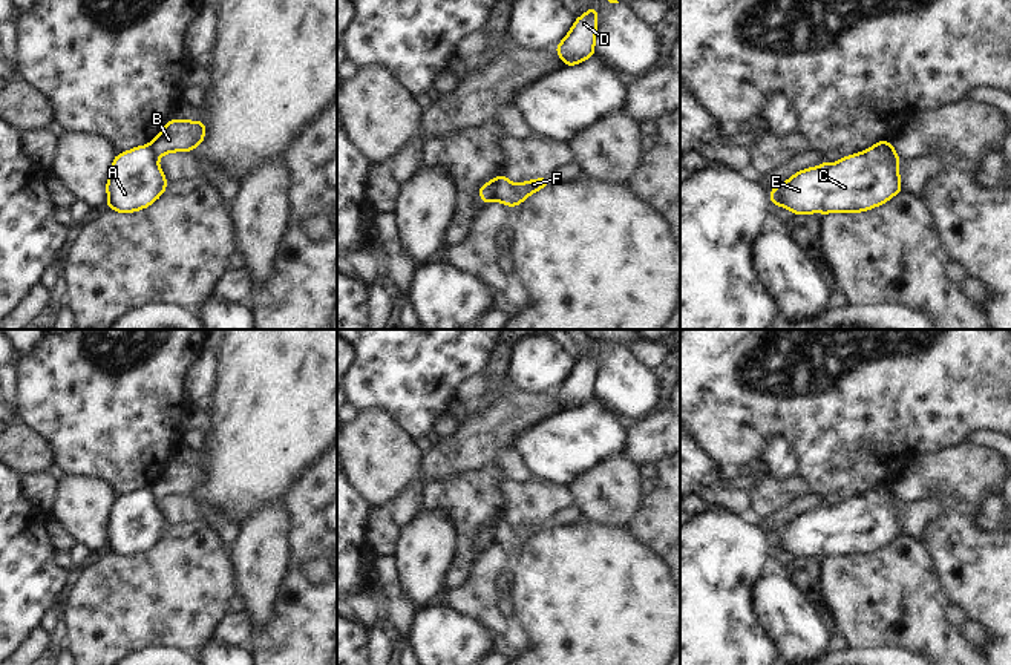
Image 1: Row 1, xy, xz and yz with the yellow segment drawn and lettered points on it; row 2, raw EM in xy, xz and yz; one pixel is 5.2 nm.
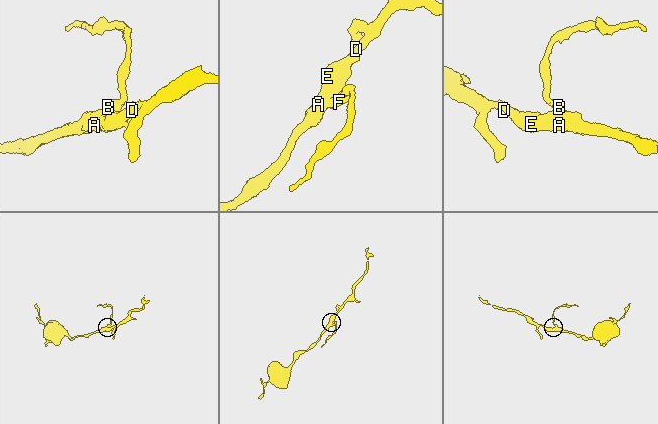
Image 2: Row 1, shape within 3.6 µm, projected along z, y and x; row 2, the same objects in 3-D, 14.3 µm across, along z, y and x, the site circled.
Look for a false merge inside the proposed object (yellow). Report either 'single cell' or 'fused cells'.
fused cells

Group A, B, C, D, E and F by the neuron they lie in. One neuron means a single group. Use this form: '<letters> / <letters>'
A C D E / B F

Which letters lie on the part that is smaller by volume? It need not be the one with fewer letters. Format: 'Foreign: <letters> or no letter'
Foreign: B, F.

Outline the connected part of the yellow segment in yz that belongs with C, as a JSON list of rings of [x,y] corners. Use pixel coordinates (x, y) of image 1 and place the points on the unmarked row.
[[[870,490],[835,507],[797,515],[769,533],[771,544],[793,558],[865,555],[902,535],[899,504],[895,493]]]

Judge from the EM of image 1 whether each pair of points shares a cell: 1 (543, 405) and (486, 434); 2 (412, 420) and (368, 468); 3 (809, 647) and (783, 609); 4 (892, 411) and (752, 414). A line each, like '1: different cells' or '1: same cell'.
1: same cell
2: different cells
3: same cell
4: same cell

